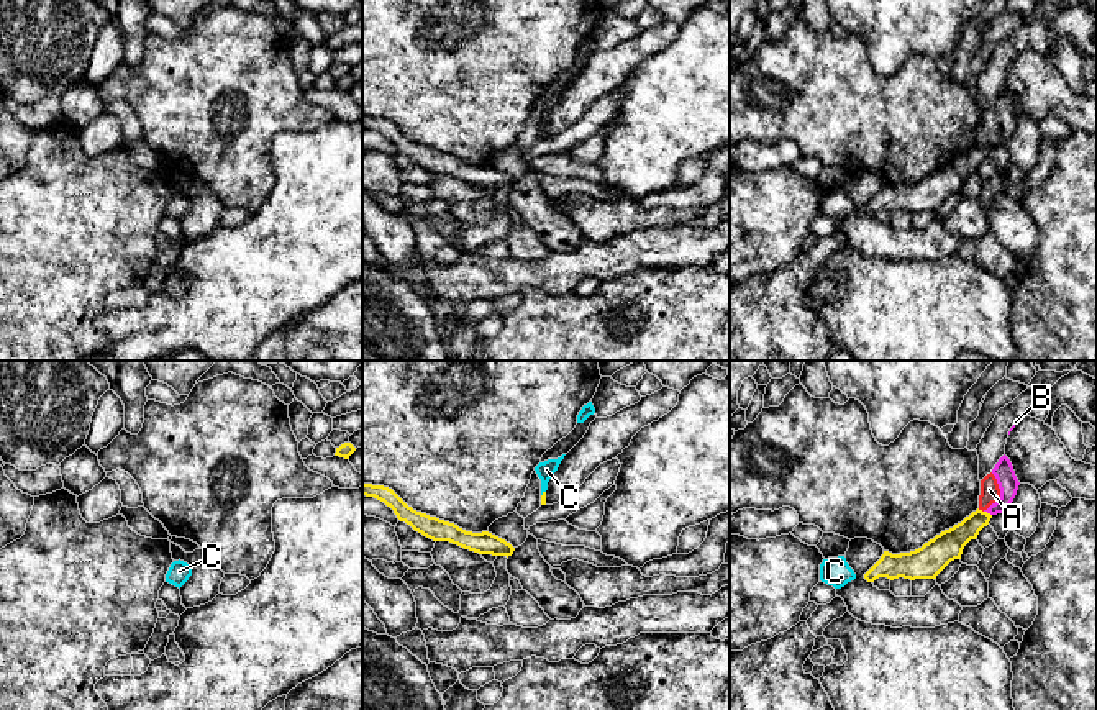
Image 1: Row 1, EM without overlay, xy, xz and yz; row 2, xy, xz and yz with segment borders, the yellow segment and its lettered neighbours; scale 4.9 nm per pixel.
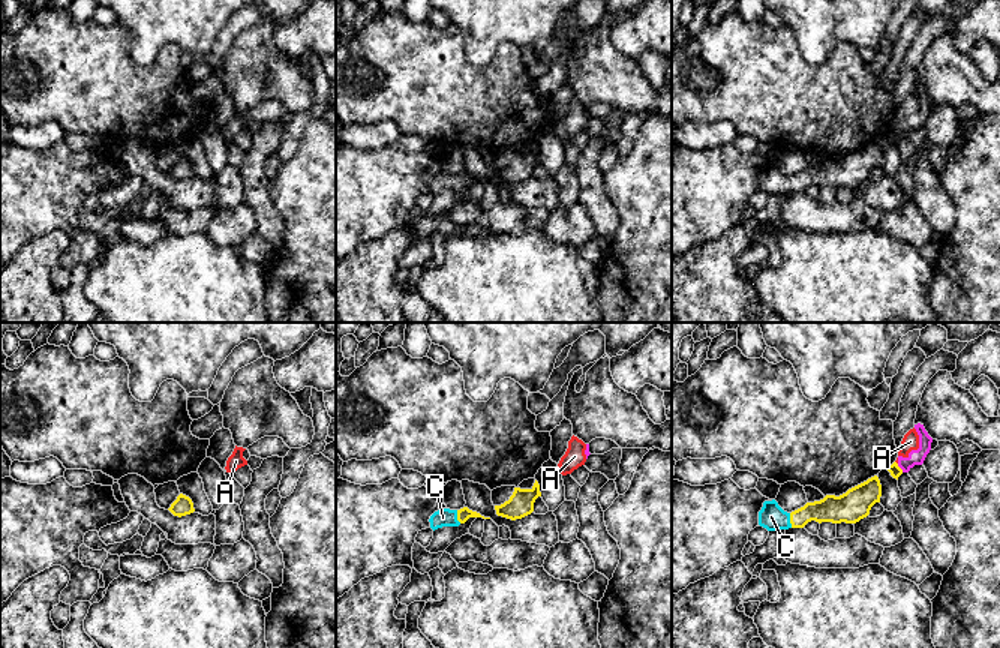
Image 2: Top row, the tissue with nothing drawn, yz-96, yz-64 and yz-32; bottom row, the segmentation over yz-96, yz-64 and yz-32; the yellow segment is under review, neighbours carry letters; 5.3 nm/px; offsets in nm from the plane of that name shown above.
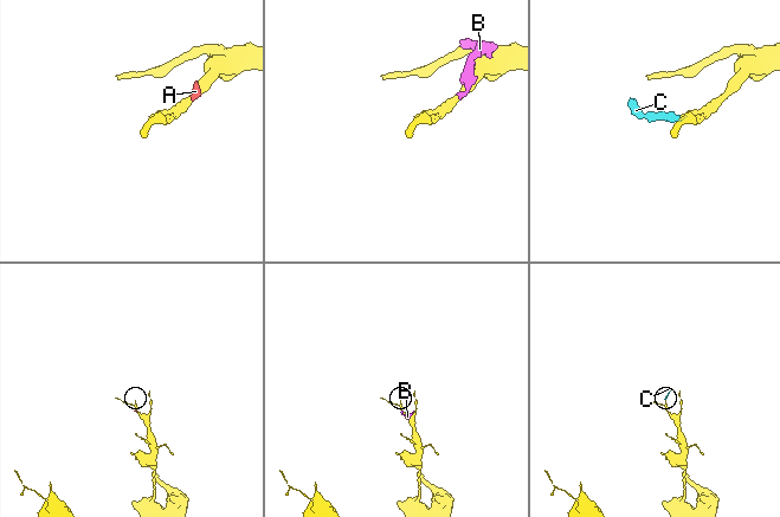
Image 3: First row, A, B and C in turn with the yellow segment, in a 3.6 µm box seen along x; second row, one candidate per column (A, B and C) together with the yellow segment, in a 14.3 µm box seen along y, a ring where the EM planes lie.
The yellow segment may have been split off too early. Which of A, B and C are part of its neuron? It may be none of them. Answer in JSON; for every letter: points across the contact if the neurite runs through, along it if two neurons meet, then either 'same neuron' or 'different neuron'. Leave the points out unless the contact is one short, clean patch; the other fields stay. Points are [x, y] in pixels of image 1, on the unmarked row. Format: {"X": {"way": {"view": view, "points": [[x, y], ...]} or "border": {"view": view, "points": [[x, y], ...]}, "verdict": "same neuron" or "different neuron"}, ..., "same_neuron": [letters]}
{"A": {"border": {"view": "yz", "points": [[978, 141], [983, 145]]}, "verdict": "different neuron"}, "B": {"verdict": "different neuron"}, "C": {"way": {"view": "xz", "points": [[543, 130], [543, 127], [546, 102]]}, "verdict": "same neuron"}, "same_neuron": ["C"]}

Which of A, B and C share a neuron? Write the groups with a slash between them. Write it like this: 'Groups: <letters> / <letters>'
Groups: A B / C

